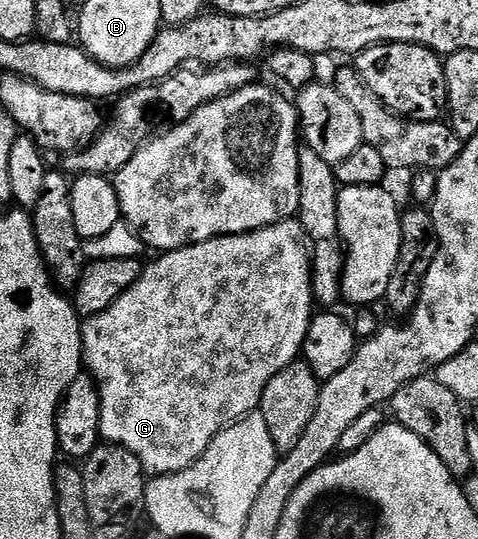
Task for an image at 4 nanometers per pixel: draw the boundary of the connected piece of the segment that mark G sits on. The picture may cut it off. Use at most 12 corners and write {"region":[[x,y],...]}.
{"region":[[300,220],[171,249],[81,326],[101,435],[168,477],[315,316]]}

